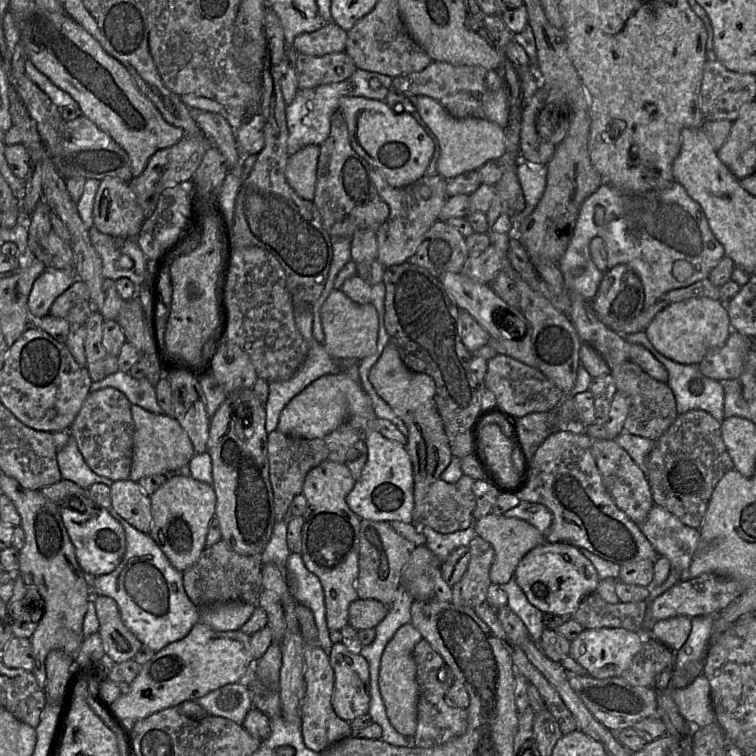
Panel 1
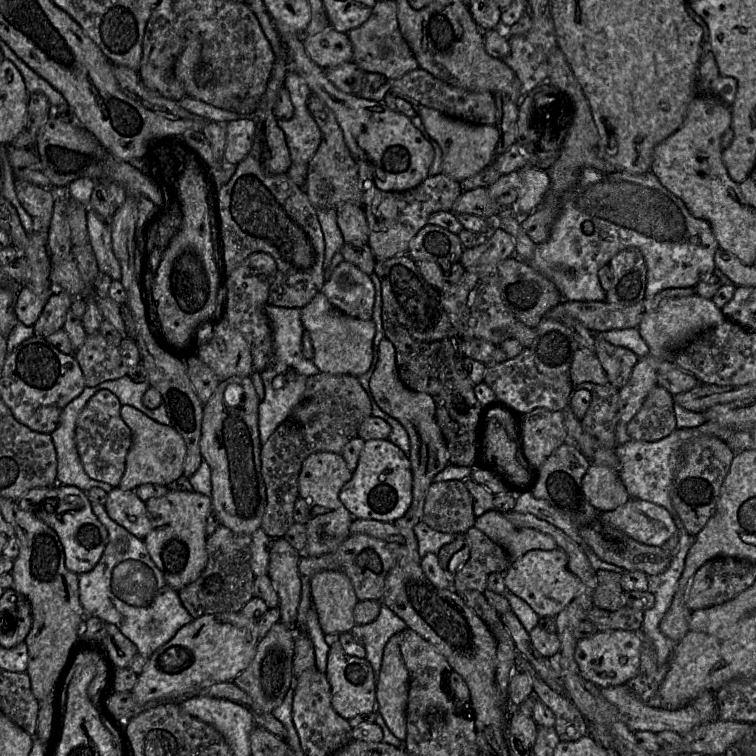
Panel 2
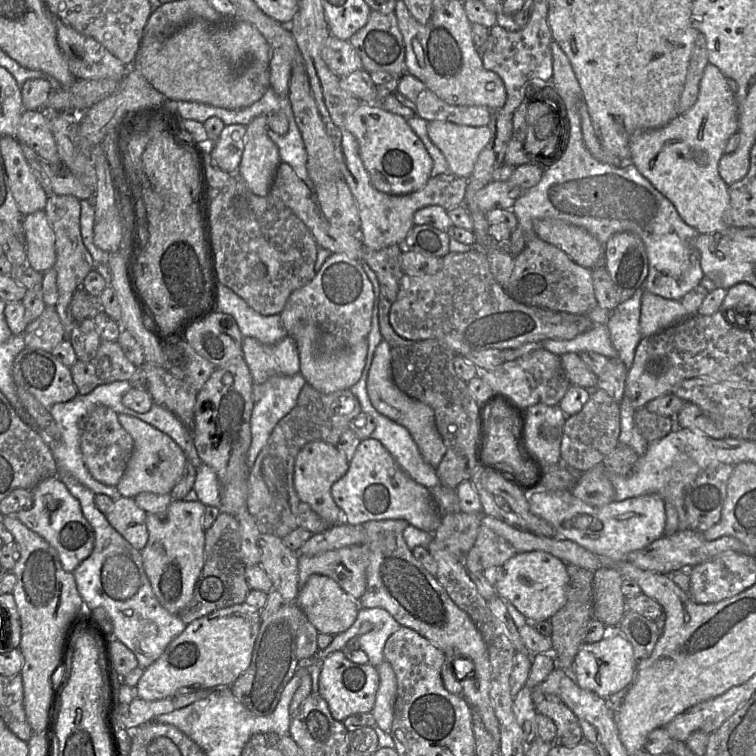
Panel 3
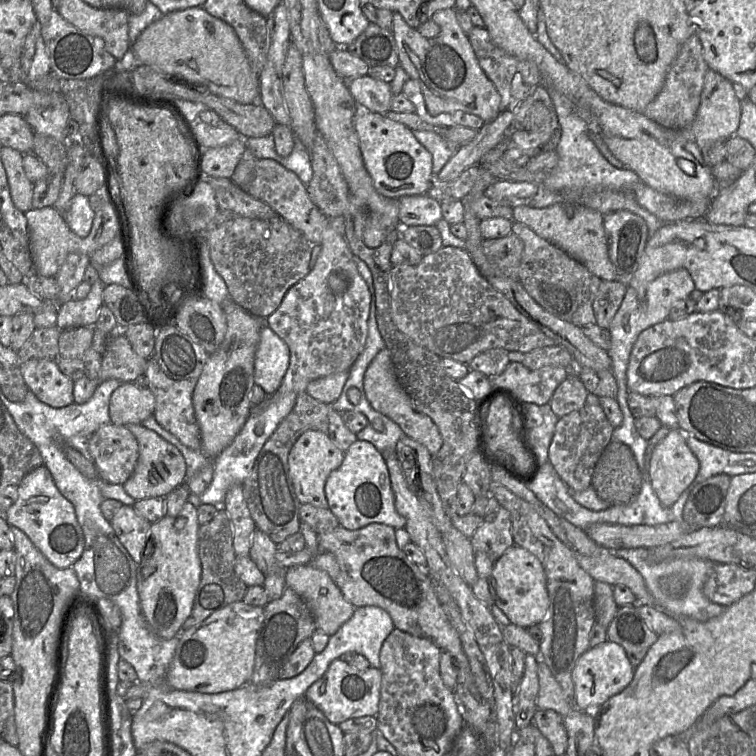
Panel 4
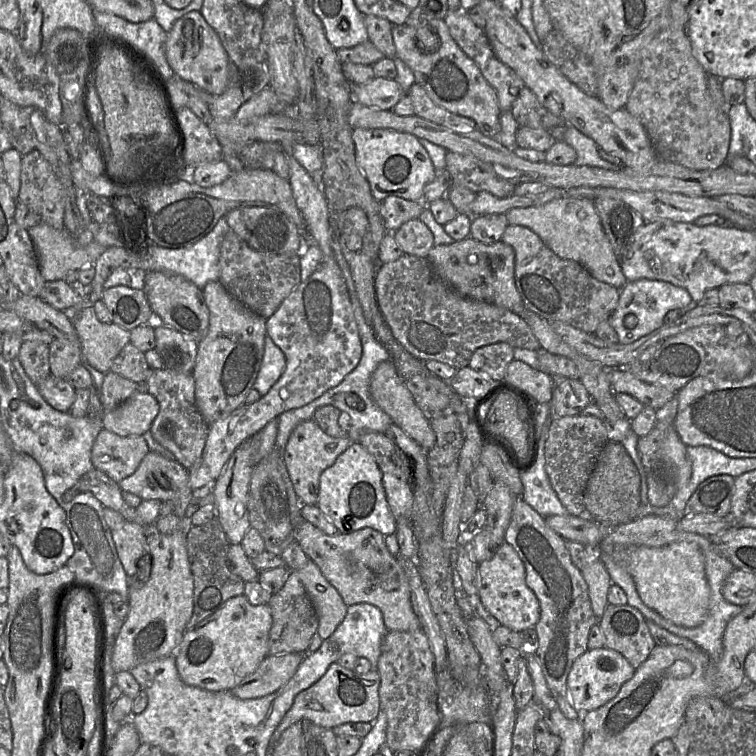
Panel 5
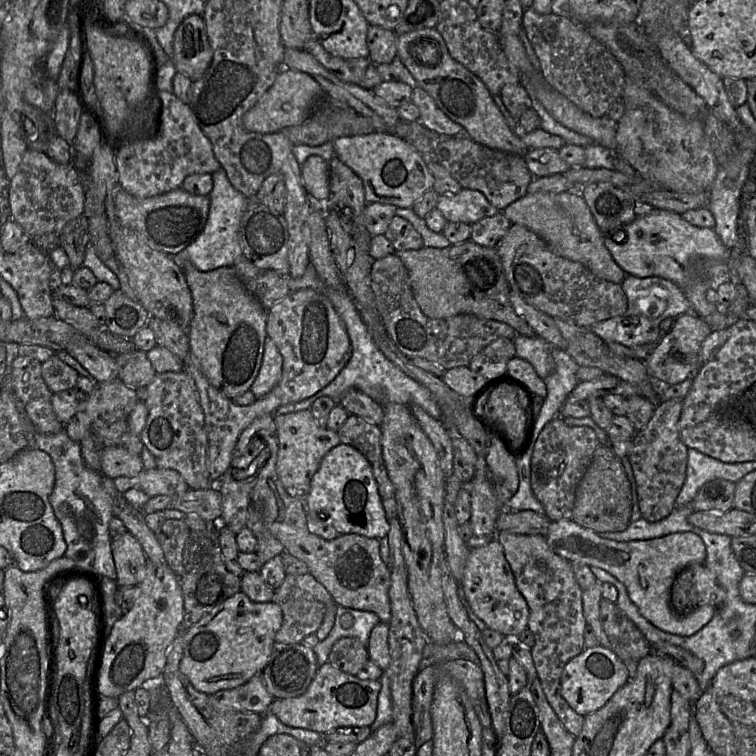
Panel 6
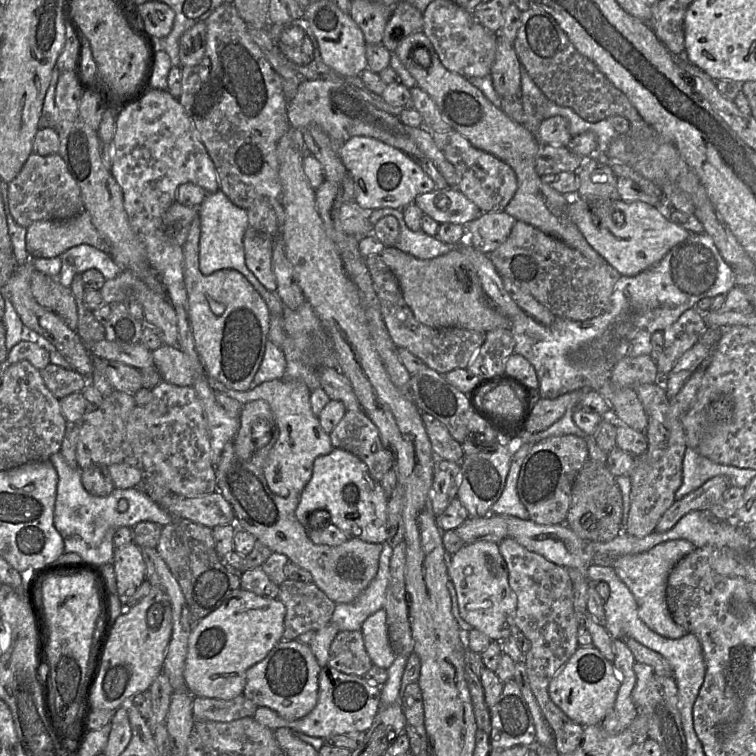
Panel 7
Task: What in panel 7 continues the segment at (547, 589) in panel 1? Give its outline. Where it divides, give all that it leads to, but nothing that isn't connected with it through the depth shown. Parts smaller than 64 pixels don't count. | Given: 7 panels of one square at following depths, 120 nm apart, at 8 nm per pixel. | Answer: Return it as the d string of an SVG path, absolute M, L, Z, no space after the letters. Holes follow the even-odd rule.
M491 541L466 543L456 553L447 556L447 574L456 592L460 617L473 629L485 634L491 641L502 641L518 631L515 625L517 597L509 586L507 565L500 553L499 543Z

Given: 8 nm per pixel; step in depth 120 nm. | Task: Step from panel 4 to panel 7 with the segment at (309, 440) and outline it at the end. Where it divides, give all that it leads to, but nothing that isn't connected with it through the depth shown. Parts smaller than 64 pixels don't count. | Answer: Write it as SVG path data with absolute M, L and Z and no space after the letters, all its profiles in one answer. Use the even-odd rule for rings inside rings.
M208 378L210 387L244 405L254 400L266 401L279 428L279 437L271 449L264 466L264 476L272 493L281 497L290 494L300 496L310 481L316 458L329 454L334 448L329 434L320 425L310 406L310 389L300 380L282 378L264 382L247 391L236 391L224 384Z

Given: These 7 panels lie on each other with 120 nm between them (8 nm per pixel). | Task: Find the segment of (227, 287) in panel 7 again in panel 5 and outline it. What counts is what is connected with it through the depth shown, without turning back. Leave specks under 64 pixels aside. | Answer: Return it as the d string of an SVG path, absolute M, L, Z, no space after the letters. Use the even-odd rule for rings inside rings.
M218 280L207 283L201 291L209 310L209 325L207 334L198 342L192 375L195 381L196 406L209 425L242 406L253 388L264 354L266 319L235 299Z

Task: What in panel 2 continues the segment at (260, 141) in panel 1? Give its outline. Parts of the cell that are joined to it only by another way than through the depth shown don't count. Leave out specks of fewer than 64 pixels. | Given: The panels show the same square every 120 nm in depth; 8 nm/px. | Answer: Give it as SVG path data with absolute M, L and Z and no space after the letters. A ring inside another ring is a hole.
M242 117L225 125L226 145L221 161L237 165L251 151L256 122L253 117Z

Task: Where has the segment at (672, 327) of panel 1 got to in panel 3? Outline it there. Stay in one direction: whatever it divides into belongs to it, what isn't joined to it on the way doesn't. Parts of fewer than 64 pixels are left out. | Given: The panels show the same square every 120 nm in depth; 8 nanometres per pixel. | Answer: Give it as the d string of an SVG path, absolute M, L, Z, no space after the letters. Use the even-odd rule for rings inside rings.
M643 291L639 324L641 336L657 334L691 315L680 300L665 299Z

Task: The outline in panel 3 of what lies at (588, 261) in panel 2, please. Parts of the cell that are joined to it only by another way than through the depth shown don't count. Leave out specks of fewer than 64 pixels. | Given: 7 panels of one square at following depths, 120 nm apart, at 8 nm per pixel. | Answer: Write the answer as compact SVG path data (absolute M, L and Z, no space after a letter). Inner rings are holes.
M554 41L551 43L551 52L551 85L566 109L568 140L561 156L544 170L542 178L534 187L517 198L511 209L525 234L525 244L529 237L537 236L533 230L533 221L545 218L581 227L596 237L603 246L612 235L621 232L631 232L642 239L648 257L648 274L643 288L622 301L606 322L617 357L629 370L642 338L639 324L643 291L665 299L680 300L705 279L700 265L700 253L693 244L700 233L683 221L672 202L633 164L625 162L623 166L617 167L602 163L592 156L582 136L578 106L583 100L579 83L567 56Z

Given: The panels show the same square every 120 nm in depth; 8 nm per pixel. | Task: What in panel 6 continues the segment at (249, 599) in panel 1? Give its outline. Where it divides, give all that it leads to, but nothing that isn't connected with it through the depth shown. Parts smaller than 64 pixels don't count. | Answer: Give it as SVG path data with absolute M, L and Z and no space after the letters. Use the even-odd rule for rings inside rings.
M209 522L204 531L191 531L183 552L184 575L179 577L183 593L182 630L189 629L227 598L241 591L241 577L230 572L222 557L219 522Z

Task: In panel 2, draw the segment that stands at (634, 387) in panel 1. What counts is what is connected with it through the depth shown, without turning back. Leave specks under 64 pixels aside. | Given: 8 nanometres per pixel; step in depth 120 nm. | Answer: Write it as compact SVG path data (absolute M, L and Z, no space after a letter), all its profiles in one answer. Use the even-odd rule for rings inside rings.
M656 385L648 393L639 411L627 423L632 440L655 442L676 429L673 395Z

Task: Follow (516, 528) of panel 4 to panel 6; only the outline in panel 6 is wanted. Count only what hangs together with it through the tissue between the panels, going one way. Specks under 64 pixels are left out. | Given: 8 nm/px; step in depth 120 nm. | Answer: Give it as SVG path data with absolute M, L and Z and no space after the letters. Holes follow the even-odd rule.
M498 532L496 539L502 545L515 583L529 607L528 626L535 638L531 655L545 696L564 728L578 737L584 717L576 713L561 694L561 675L565 665L583 652L584 629L587 625L583 615L583 600L571 563L557 555L541 534L522 535Z

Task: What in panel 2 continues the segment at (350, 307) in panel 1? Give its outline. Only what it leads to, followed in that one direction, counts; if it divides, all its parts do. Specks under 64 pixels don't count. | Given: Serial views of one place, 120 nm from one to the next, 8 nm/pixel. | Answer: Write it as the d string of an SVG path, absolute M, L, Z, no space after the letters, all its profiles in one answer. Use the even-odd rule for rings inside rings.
M319 292L301 309L301 321L311 337L314 349L312 361L320 372L359 377L368 371L373 358L373 339L376 331L372 319L361 320L343 313Z

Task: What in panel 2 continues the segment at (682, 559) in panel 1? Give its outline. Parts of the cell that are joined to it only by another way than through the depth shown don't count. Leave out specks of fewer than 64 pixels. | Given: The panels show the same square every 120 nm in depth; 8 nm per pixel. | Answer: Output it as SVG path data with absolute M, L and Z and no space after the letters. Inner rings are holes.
M629 499L614 510L601 512L600 520L651 546L662 546L677 533L677 527L664 507L640 499Z

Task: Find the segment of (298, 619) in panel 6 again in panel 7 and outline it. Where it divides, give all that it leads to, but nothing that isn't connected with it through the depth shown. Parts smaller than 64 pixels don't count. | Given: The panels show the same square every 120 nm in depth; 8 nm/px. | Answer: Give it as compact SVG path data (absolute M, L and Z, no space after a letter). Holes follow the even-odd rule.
M286 579L277 597L286 608L282 640L294 640L331 622L335 603L314 582Z

